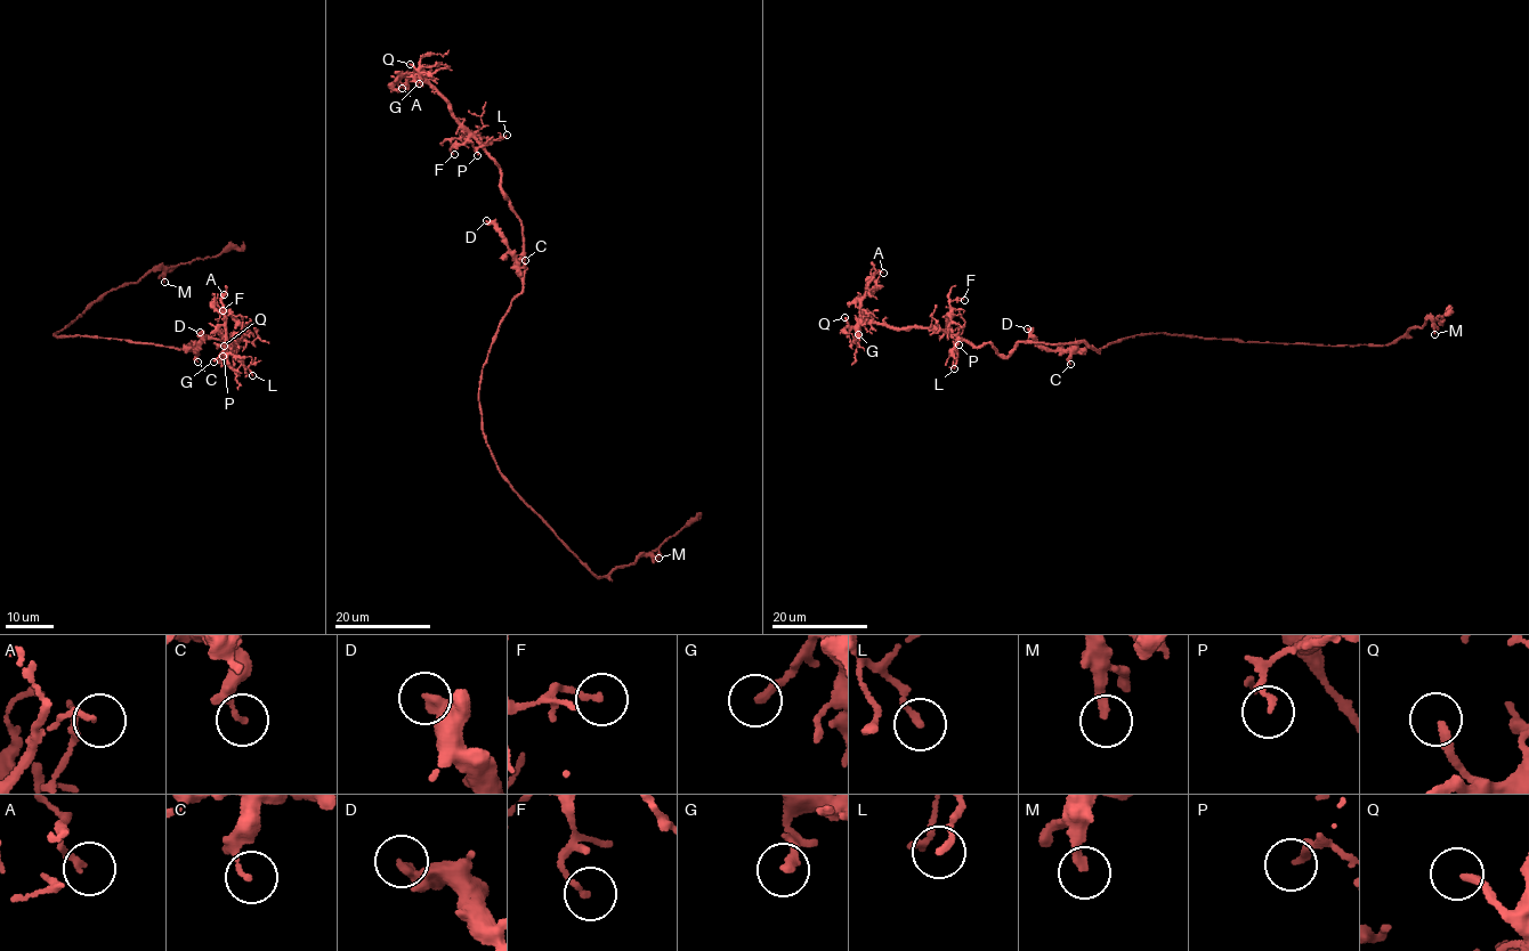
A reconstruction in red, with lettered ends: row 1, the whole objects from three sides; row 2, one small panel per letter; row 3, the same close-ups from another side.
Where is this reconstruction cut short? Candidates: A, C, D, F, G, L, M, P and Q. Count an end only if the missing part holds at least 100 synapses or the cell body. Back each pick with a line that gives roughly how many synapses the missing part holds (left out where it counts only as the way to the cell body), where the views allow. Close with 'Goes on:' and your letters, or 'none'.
Goes on: Q

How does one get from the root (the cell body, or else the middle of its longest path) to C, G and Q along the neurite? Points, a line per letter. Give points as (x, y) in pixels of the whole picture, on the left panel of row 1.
C: (94, 336), (178, 349), (191, 342), (197, 362)
G: (94, 336), (178, 349), (205, 338), (228, 341), (221, 360), (239, 347), (236, 354), (236, 343), (213, 362)
Q: (94, 336), (178, 349), (205, 338), (228, 341), (221, 360), (239, 348), (232, 342), (224, 352), (224, 346)

